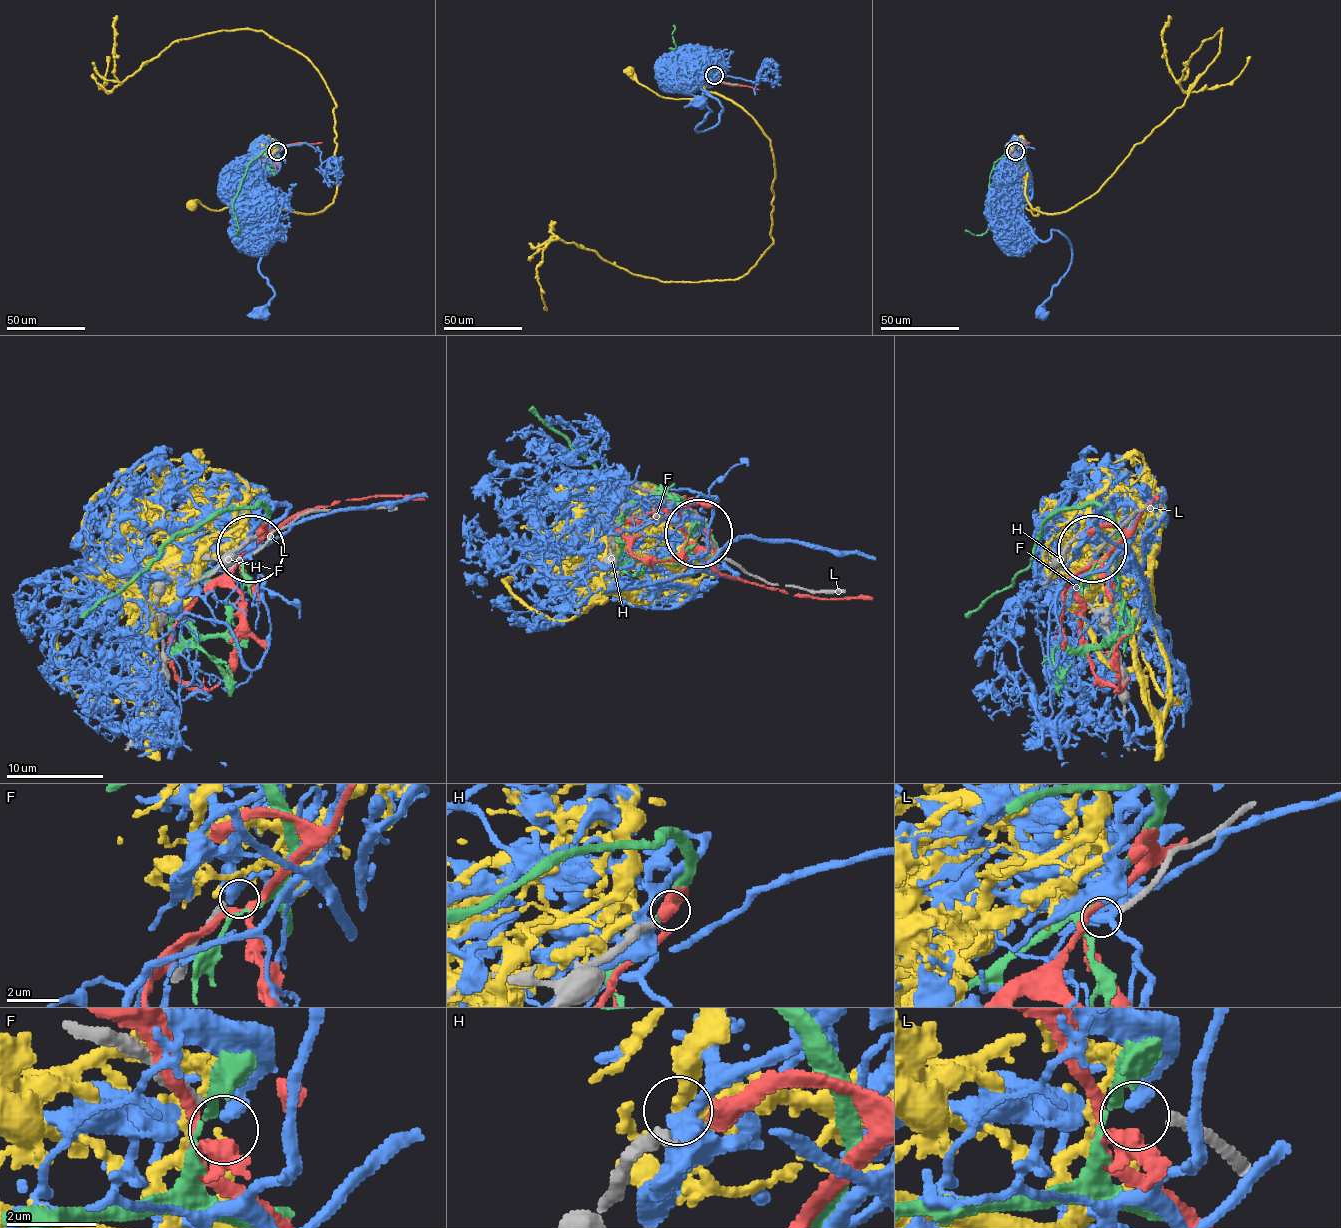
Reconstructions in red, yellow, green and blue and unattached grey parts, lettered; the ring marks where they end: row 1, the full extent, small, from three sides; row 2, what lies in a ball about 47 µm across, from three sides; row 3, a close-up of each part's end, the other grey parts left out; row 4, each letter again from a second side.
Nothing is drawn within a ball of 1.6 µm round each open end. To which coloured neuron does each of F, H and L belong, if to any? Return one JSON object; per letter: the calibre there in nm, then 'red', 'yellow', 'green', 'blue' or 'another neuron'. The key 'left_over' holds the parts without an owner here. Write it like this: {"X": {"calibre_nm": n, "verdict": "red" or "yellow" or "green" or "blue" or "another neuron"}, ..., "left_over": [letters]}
{"F": {"calibre_nm": 200, "verdict": "another neuron"}, "H": {"calibre_nm": 320, "verdict": "another neuron"}, "L": {"calibre_nm": 220, "verdict": "green"}, "left_over": ["F", "H"]}

